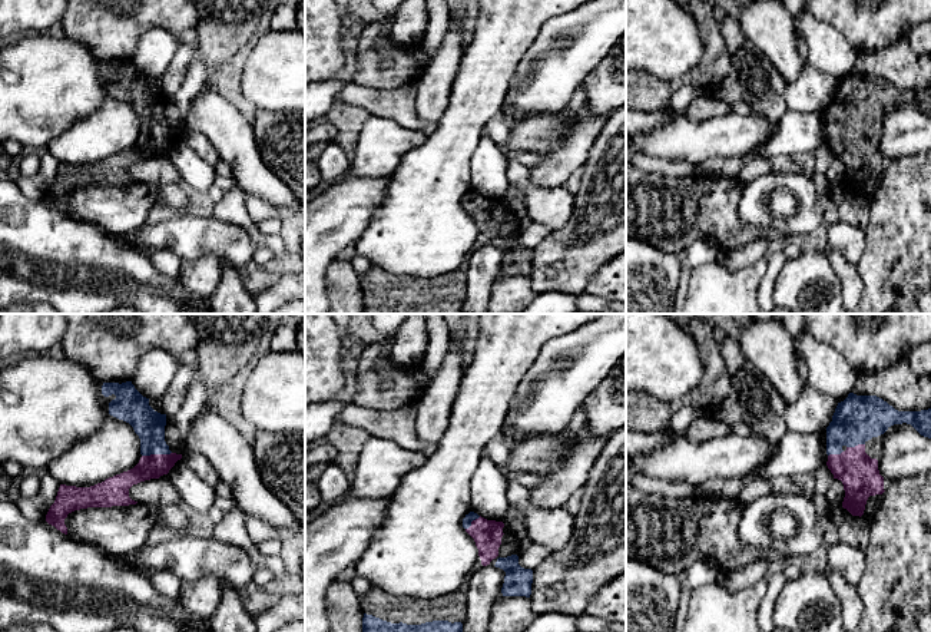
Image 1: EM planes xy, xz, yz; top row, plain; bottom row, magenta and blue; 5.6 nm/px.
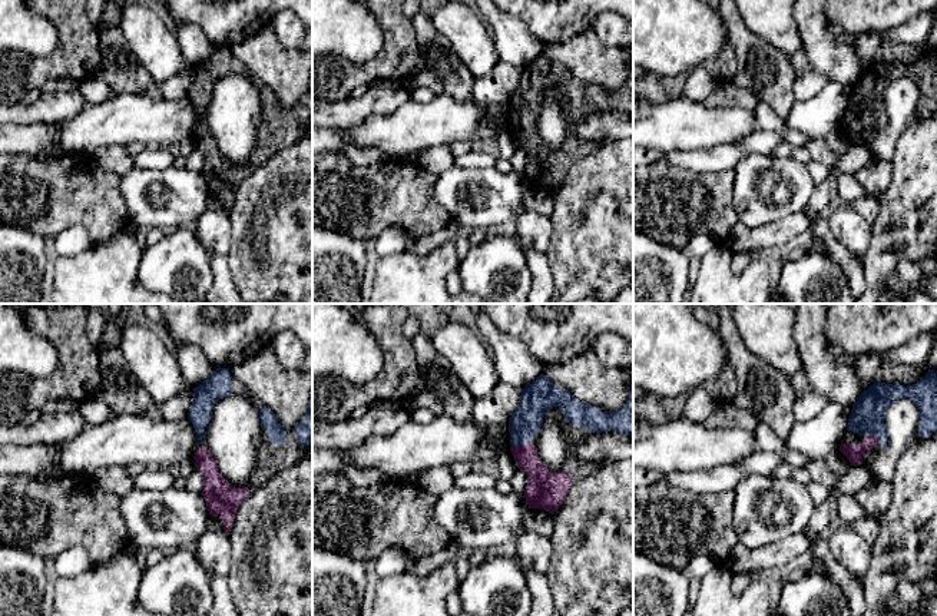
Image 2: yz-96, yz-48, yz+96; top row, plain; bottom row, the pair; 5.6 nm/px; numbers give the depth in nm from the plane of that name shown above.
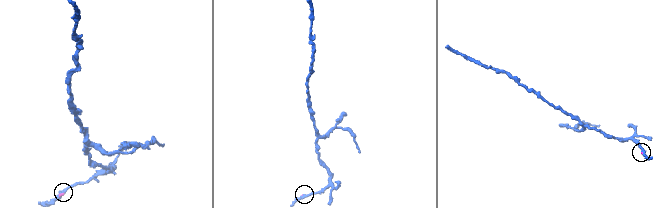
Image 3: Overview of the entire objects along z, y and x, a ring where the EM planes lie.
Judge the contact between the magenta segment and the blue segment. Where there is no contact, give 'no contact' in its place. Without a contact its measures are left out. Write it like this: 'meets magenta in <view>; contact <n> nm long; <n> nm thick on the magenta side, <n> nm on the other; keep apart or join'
meets magenta in xy; contact 170 nm long; 140 nm thick on the magenta side, 170 nm on the other; join

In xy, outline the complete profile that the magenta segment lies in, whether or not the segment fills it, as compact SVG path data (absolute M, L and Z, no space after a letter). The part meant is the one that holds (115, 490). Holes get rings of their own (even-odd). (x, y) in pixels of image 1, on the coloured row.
M103 383L102 394L116 396L109 403L109 414L129 423L140 439L139 463L120 474L90 487L60 484L46 522L67 535L64 519L69 513L87 507L129 506L138 502L129 497L129 489L145 480L168 474L182 454L172 453L165 441L166 414L155 411L149 398L132 384Z

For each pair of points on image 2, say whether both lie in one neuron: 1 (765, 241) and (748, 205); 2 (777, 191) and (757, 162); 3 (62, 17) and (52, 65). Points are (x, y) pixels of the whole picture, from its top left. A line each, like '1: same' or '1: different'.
1: different
2: same
3: same

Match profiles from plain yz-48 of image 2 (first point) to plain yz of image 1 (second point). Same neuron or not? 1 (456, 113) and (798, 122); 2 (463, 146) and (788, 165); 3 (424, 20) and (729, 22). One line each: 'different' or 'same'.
1: different
2: same
3: same

